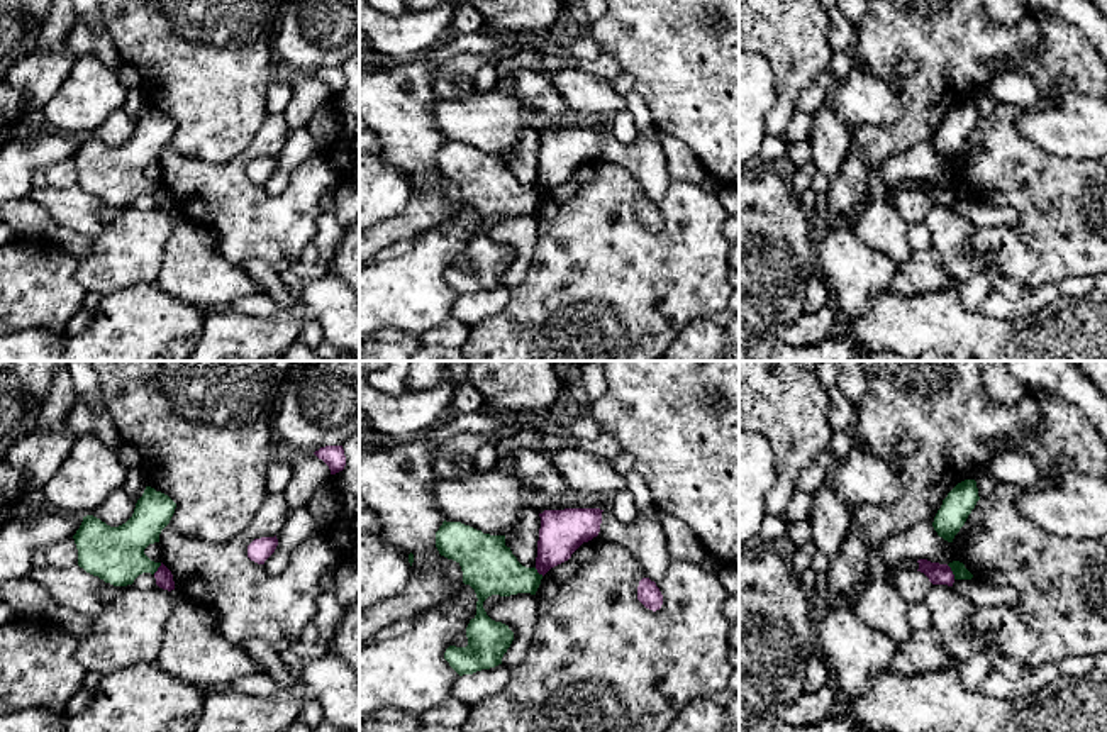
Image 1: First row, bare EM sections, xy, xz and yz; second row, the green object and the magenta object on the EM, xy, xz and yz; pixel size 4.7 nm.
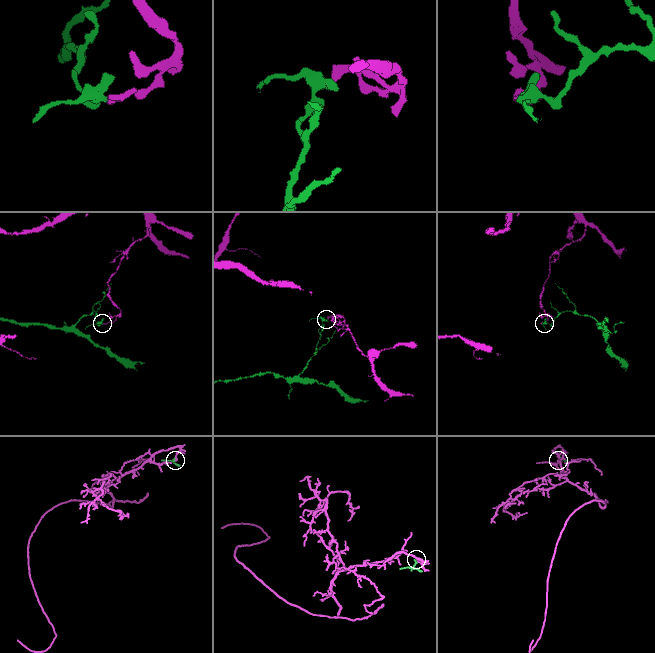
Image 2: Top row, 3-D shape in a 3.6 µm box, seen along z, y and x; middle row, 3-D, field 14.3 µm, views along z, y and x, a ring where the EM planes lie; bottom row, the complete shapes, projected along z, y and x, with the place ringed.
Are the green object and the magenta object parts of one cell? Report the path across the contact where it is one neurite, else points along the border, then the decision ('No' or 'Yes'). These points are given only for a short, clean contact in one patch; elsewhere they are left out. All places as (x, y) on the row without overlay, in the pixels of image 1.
Boundary: yz (946, 185), (955, 199). No

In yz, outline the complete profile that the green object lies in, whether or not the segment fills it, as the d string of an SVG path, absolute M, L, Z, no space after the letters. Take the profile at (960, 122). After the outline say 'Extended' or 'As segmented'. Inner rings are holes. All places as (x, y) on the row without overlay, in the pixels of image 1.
M975 100L958 103L943 120L941 129L934 137L932 147L937 156L953 163L978 120L980 117Z. As segmented

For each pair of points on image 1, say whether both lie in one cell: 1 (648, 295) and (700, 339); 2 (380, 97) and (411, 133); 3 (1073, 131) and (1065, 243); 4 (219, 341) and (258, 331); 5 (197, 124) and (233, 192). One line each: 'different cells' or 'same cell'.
1: different cells
2: same cell
3: different cells
4: same cell
5: different cells

